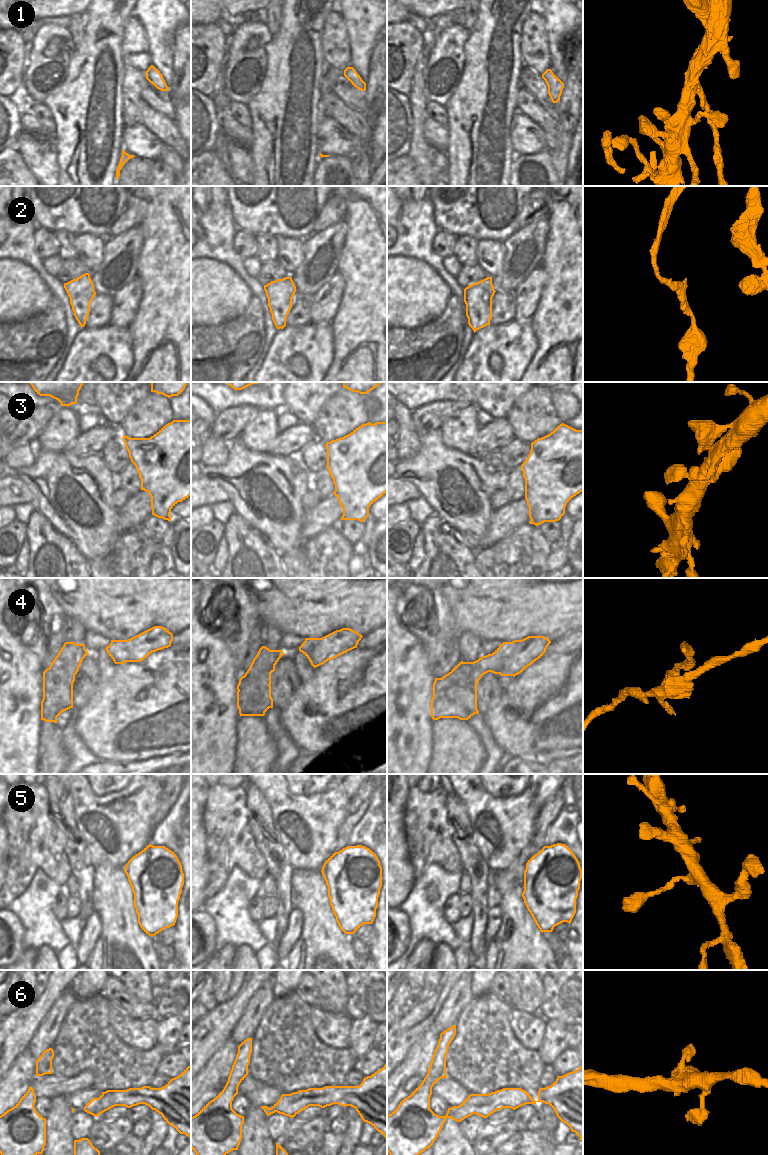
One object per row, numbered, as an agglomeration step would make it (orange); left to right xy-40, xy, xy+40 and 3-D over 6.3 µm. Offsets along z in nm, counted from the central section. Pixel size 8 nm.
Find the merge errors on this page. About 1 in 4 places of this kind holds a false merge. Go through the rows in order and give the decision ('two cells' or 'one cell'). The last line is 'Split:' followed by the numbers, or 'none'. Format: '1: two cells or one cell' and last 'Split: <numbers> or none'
1: two cells
2: two cells
3: one cell
4: two cells
5: one cell
6: one cell
Split: 1, 2, 4

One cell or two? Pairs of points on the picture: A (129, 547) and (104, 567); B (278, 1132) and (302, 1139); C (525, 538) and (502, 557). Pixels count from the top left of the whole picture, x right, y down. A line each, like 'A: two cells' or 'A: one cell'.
A: one cell
B: two cells
C: one cell

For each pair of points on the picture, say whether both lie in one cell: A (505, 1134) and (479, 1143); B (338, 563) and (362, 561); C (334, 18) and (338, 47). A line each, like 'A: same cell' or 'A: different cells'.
A: same cell
B: different cells
C: same cell

